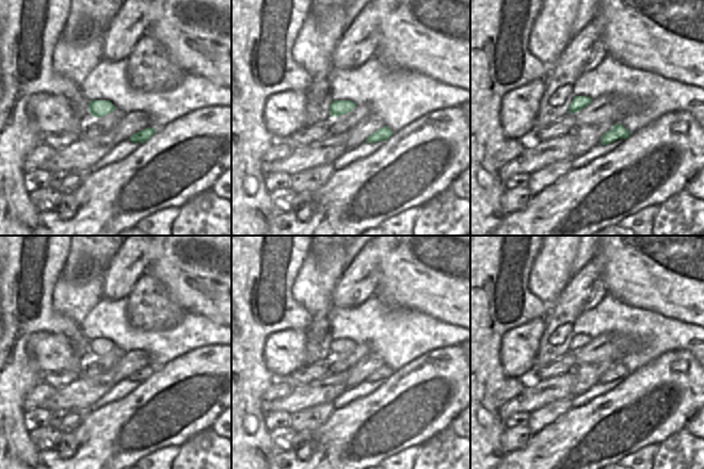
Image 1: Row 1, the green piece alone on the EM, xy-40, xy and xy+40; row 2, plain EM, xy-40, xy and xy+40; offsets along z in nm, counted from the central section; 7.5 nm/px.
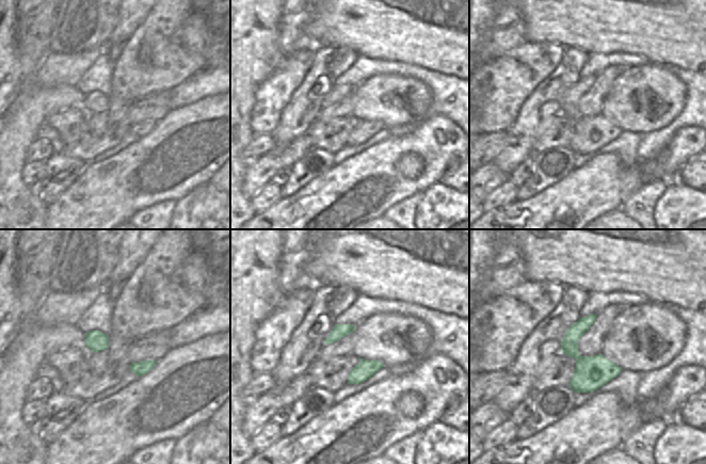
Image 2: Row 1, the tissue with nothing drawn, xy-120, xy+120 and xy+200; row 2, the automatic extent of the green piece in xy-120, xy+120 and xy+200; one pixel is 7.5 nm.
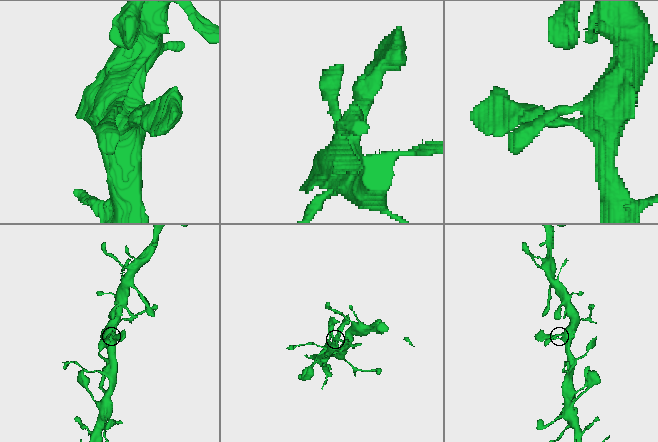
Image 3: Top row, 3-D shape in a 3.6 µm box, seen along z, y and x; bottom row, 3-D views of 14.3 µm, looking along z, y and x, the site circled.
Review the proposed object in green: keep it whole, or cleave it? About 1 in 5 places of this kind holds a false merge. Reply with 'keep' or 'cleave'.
keep

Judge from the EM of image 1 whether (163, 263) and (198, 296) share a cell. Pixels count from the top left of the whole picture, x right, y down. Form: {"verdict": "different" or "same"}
{"verdict": "same"}

